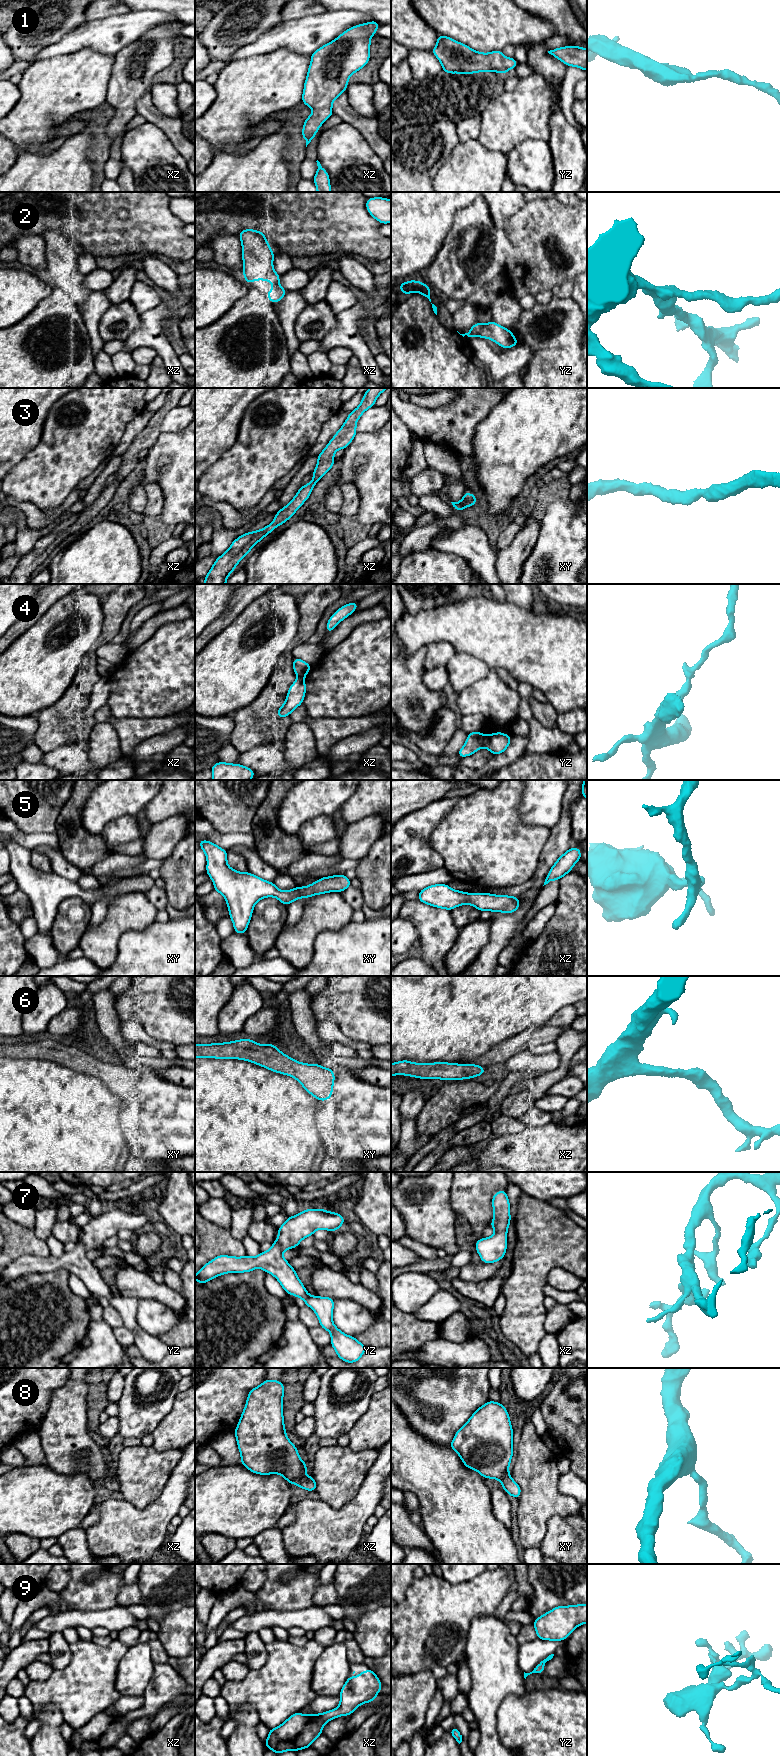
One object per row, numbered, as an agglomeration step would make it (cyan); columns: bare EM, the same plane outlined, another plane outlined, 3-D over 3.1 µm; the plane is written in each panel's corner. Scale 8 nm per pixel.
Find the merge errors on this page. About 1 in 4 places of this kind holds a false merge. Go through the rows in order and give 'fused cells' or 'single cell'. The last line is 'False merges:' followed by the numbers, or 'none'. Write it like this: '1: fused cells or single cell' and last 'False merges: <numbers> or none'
1: single cell
2: single cell
3: single cell
4: fused cells
5: single cell
6: single cell
7: single cell
8: single cell
9: single cell
False merges: 4

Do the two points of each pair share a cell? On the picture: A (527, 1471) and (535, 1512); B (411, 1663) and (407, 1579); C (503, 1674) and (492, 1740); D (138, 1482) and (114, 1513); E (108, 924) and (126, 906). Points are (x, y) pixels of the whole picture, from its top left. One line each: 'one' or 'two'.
A: one
B: two
C: one
D: two
E: one

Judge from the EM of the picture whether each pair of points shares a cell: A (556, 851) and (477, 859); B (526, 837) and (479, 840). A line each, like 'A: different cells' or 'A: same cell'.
A: different cells
B: same cell

